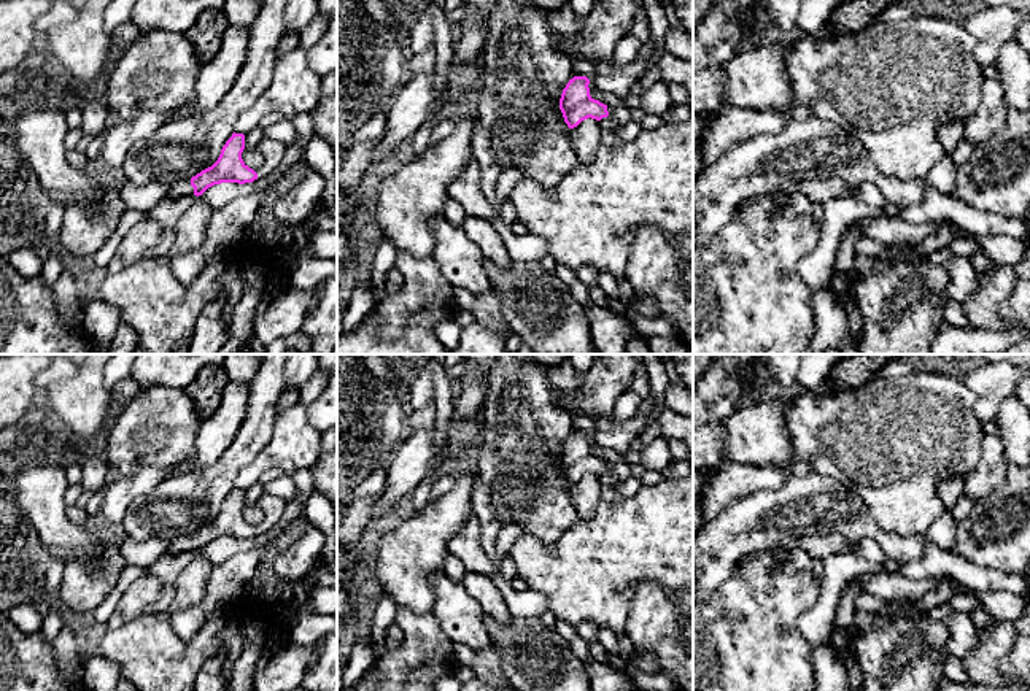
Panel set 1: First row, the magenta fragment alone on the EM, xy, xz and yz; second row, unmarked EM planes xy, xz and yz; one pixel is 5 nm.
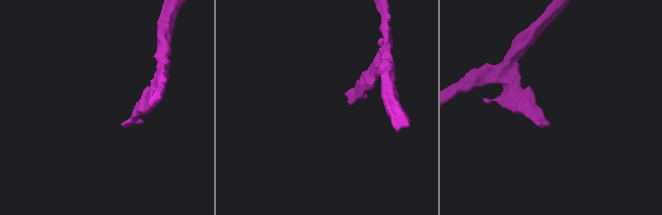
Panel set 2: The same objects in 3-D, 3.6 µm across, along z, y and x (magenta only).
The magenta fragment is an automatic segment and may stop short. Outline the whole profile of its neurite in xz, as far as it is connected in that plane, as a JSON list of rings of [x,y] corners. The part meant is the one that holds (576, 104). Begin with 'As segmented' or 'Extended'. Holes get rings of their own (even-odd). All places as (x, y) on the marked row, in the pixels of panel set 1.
As segmented. [[[574,76],[563,89],[560,110],[569,129],[577,127],[588,118],[601,121],[609,116],[607,105],[590,95],[588,84],[587,76]]]

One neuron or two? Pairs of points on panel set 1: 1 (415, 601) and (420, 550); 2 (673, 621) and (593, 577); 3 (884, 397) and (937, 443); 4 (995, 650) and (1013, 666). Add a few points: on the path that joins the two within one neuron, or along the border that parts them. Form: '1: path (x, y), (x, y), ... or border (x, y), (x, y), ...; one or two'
1: path (415, 588), (415, 563); one
2: border (665, 586), (655, 582), (635, 585), (625, 634); two
3: path (897, 410), (916, 429), (924, 431); one
4: border (1013, 644), (999, 664), (1000, 674); two

